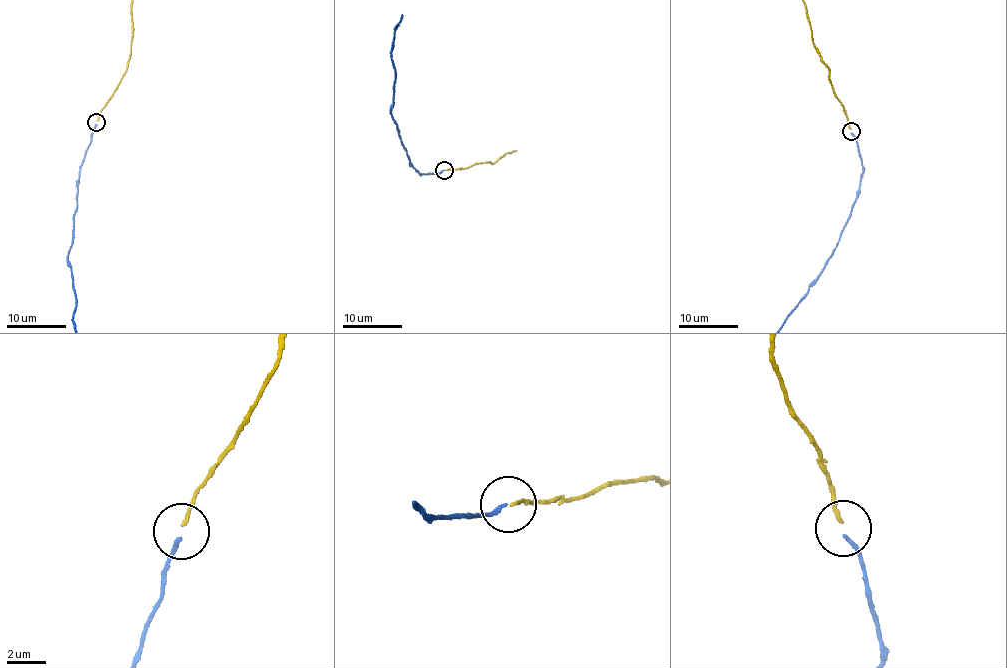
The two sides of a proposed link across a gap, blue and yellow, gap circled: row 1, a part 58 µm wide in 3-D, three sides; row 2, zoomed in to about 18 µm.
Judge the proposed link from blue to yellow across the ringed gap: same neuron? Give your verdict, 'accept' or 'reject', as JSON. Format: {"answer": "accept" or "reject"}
{"answer": "accept"}

